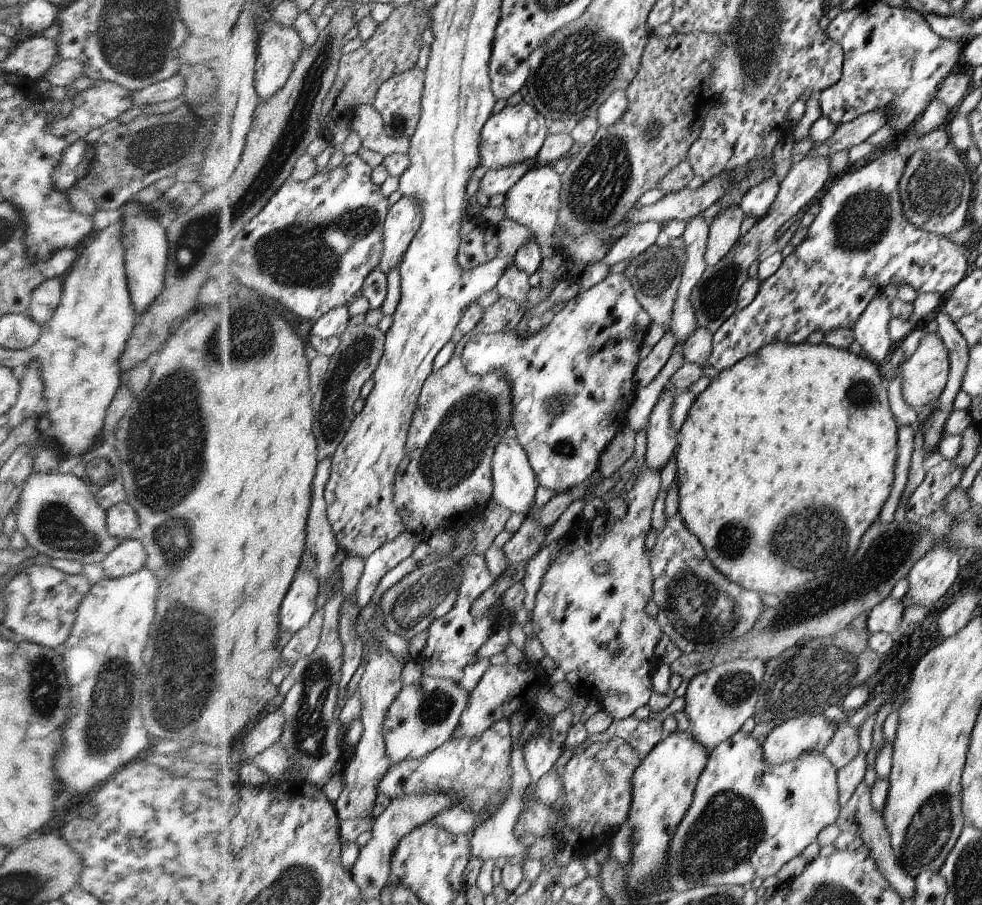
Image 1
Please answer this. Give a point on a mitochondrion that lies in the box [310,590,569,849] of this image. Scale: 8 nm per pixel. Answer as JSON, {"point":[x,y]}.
{"point":[435,706]}

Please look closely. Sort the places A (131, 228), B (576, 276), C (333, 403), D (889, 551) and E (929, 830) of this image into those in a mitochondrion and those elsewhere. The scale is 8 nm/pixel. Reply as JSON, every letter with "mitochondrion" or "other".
{"A":"other","B":"other","C":"mitochondrion","D":"mitochondrion","E":"mitochondrion"}

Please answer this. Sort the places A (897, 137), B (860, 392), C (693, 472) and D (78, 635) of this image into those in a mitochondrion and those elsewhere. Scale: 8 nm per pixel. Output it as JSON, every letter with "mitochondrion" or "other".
{"A":"other","B":"mitochondrion","C":"other","D":"other"}

